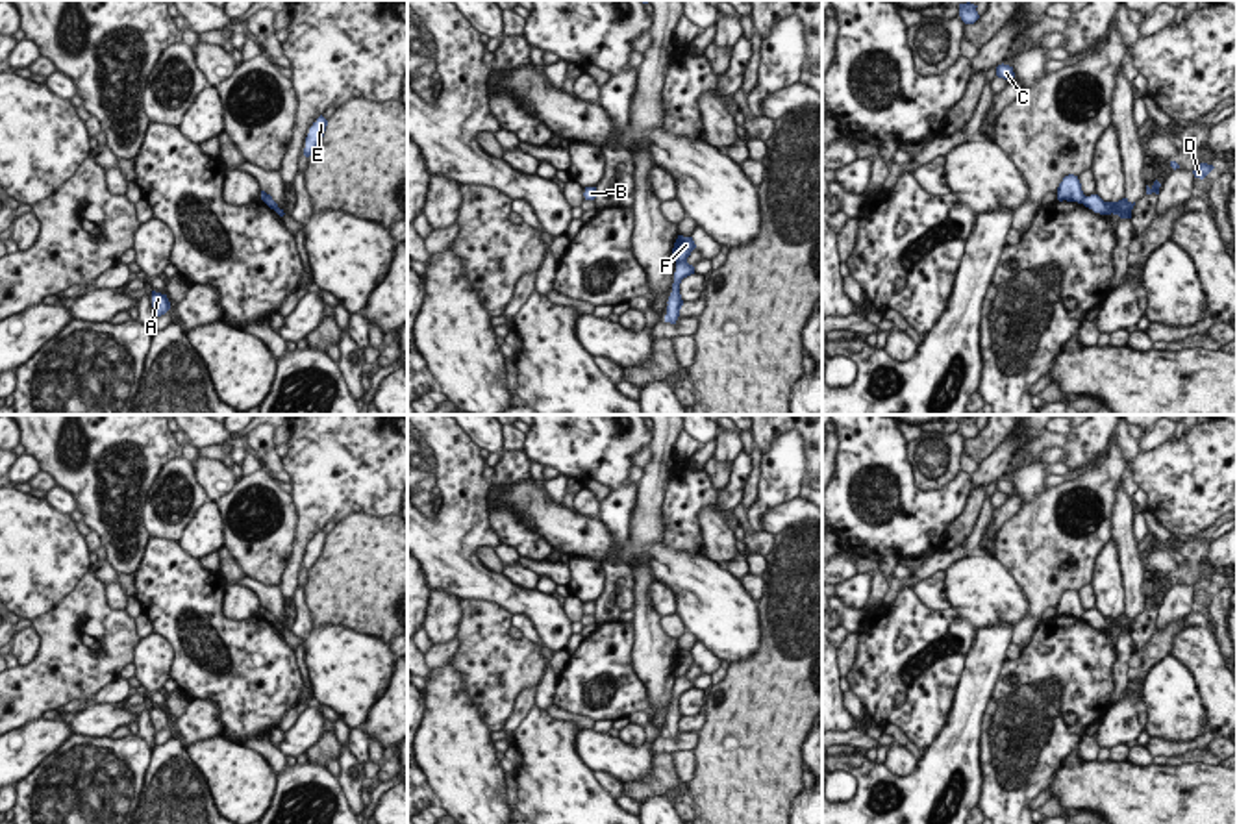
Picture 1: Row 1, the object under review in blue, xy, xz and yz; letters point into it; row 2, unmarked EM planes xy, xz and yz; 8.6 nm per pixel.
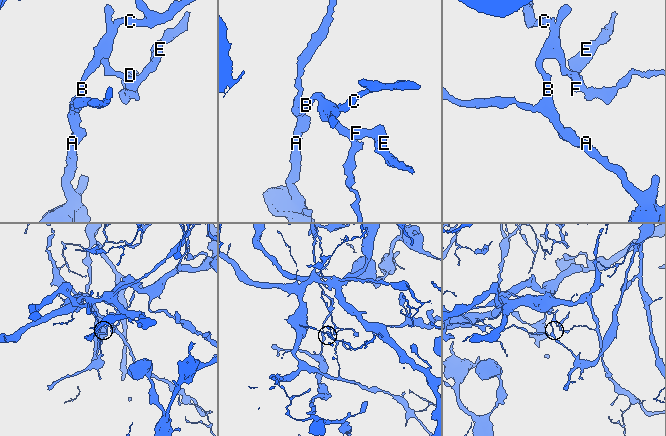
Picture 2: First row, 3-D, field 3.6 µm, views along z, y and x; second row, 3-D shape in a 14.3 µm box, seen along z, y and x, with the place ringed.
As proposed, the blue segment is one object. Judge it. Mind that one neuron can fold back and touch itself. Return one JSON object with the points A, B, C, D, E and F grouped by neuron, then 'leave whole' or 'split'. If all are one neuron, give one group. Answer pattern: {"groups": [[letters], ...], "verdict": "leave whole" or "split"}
{"groups": [["A", "B", "C", "E", "F"], ["D"]], "verdict": "split"}

